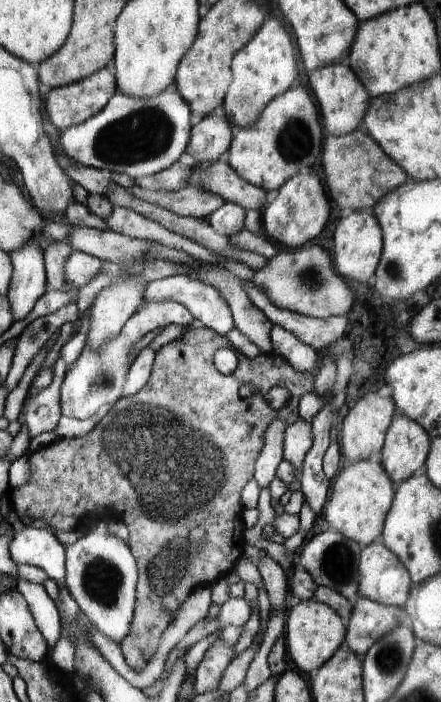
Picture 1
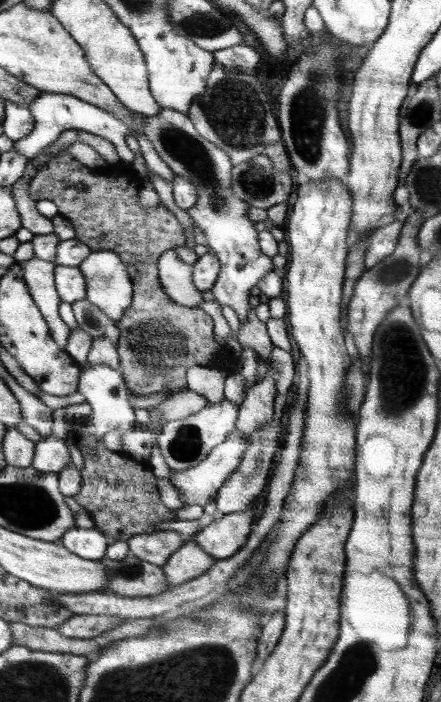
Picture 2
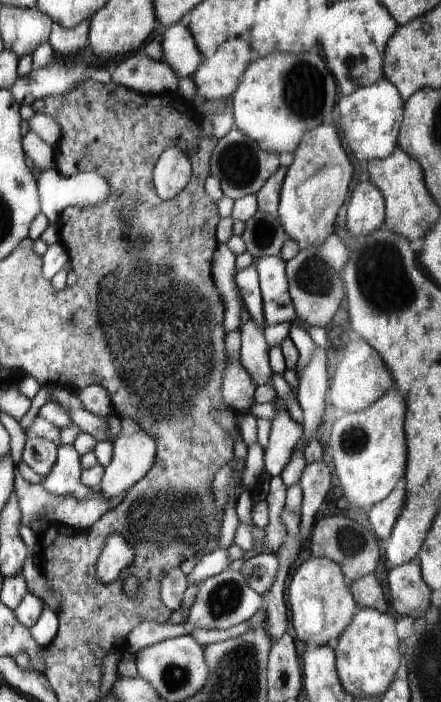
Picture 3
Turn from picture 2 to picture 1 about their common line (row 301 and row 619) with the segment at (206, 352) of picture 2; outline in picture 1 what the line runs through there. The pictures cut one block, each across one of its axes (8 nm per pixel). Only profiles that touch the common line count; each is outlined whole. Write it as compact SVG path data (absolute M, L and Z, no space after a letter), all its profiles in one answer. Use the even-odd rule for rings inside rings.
M199 321L192 322L192 326L188 327L186 334L178 340L172 340L170 344L165 344L161 346L156 351L156 356L154 357L154 365L152 366L151 376L148 382L144 387L136 394L130 395L126 399L120 398L117 402L117 405L113 410L110 410L105 417L102 418L100 422L90 430L86 436L74 437L74 438L60 438L56 442L46 446L46 448L40 448L29 454L28 462L30 462L30 478L24 486L20 488L13 488L12 492L12 506L14 507L14 512L18 515L18 518L26 518L30 516L33 520L44 520L48 524L48 528L56 528L56 530L63 530L68 532L76 528L78 520L84 518L84 494L86 492L96 492L96 490L112 490L114 494L122 492L122 496L134 496L134 498L128 498L130 504L124 506L122 510L122 518L124 518L124 524L128 528L129 537L128 537L128 548L132 551L134 555L136 564L137 564L137 574L138 582L136 586L136 604L134 606L134 612L132 616L132 622L130 624L130 630L124 638L122 638L122 644L120 644L120 650L122 651L125 663L128 664L130 670L144 670L146 664L152 660L158 644L160 644L160 638L162 638L162 632L166 632L166 628L170 626L170 622L174 622L174 616L178 614L178 608L182 608L182 604L186 602L186 598L190 596L199 586L211 586L214 583L218 582L219 579L222 579L227 572L235 572L236 564L238 564L242 558L244 558L244 549L247 546L246 538L244 538L244 530L246 528L245 523L243 522L243 504L241 498L241 492L244 490L247 482L250 482L250 479L255 473L255 460L264 446L264 432L268 428L271 420L282 420L284 424L289 425L298 420L299 418L299 402L300 398L306 394L306 392L314 391L314 376L320 368L320 364L324 364L324 354L318 354L318 366L310 372L298 372L290 366L290 359L284 358L280 354L260 354L256 358L249 359L246 358L240 352L234 350L238 364L236 369L229 375L220 373L216 367L214 367L213 358L214 353L222 348L232 349L231 342L228 342L228 339L210 328L206 328ZM242 384L252 384L256 390L250 398L241 398L238 390ZM273 386L284 386L290 392L290 399L284 407L278 410L273 410L270 408L270 403L266 400L266 394ZM194 528L202 528L206 532L206 548L201 550L201 552L196 552L194 550L194 542L186 542L190 530Z

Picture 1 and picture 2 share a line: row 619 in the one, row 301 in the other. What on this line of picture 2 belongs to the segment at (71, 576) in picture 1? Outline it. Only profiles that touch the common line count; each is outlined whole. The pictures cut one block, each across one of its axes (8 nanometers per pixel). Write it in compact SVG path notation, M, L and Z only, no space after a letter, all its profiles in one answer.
M110 250L91 251L77 266L84 276L86 284L86 300L94 306L98 306L112 323L115 323L124 316L125 310L132 304L133 286L130 279L128 266L118 257L118 253Z

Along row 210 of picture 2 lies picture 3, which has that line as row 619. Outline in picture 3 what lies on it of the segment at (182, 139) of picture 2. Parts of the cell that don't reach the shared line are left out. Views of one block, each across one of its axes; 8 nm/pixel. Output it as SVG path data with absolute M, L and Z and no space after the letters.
M222 570L218 575L198 584L196 599L190 608L188 628L224 631L248 621L263 607L262 597L252 590L240 571Z

